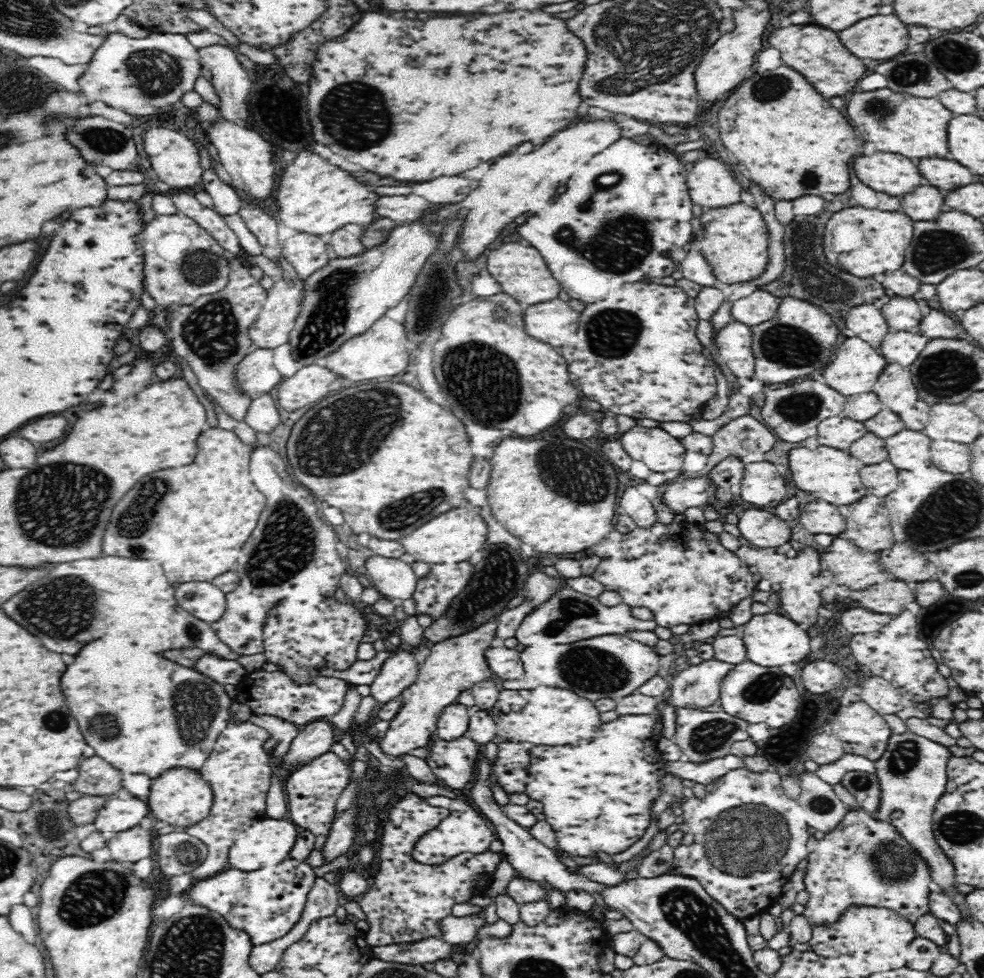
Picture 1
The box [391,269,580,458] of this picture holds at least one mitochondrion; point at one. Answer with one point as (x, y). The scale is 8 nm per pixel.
(482, 378)

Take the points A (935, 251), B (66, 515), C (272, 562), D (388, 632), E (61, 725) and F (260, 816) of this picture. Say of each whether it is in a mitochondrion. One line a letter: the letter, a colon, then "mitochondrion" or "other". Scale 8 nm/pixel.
A: mitochondrion
B: mitochondrion
C: mitochondrion
D: other
E: mitochondrion
F: other

